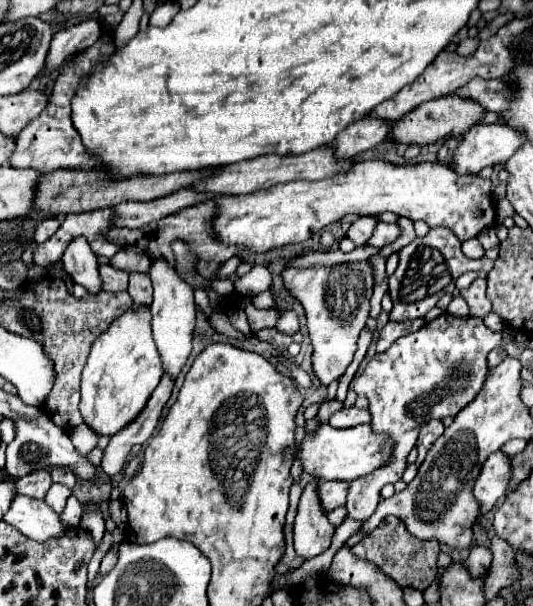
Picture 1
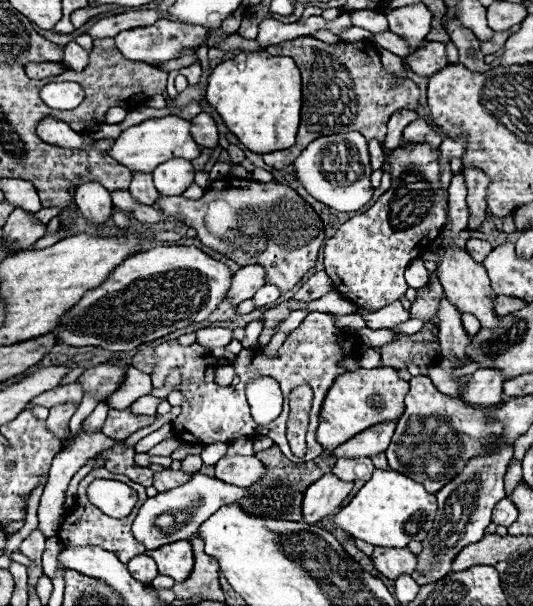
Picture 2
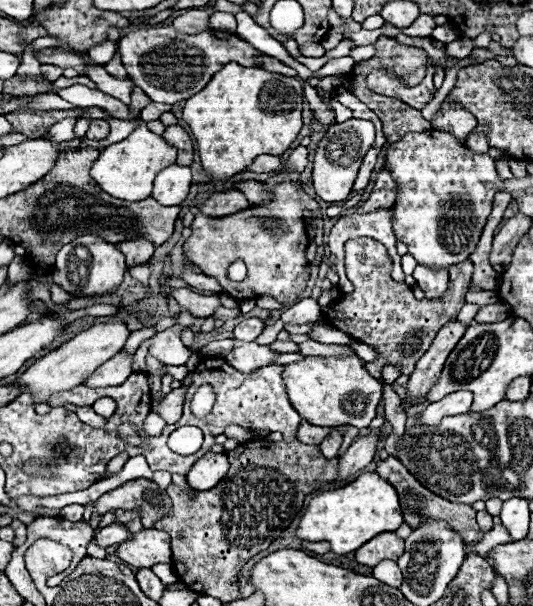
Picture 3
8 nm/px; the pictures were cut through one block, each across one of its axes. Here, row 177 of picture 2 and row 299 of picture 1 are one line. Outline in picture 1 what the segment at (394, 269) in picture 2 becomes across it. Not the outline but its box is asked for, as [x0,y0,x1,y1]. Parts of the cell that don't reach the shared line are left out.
[388,226,494,322]

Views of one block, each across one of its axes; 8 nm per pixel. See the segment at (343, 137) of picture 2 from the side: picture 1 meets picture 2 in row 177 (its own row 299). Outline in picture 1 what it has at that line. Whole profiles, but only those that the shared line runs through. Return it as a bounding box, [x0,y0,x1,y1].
[282,262,374,386]

